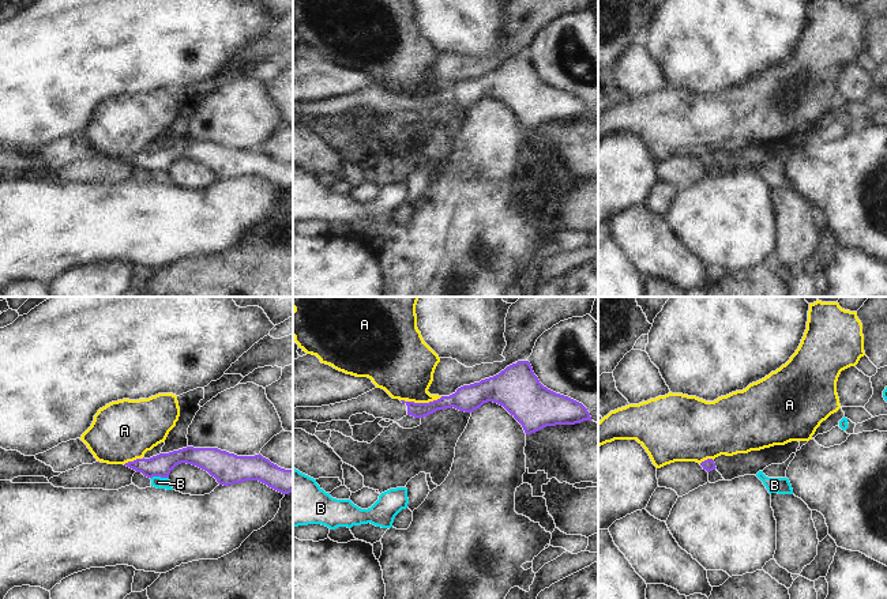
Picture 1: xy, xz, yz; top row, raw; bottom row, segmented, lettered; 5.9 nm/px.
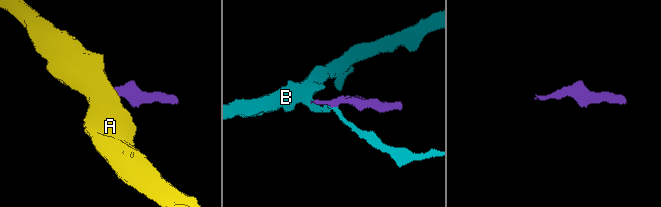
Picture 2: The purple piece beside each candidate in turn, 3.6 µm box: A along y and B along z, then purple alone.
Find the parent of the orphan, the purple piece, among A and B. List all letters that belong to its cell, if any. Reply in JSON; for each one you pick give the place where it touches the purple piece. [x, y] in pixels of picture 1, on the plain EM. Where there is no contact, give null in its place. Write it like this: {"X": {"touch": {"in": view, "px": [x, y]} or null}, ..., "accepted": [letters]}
{"accepted": []}

